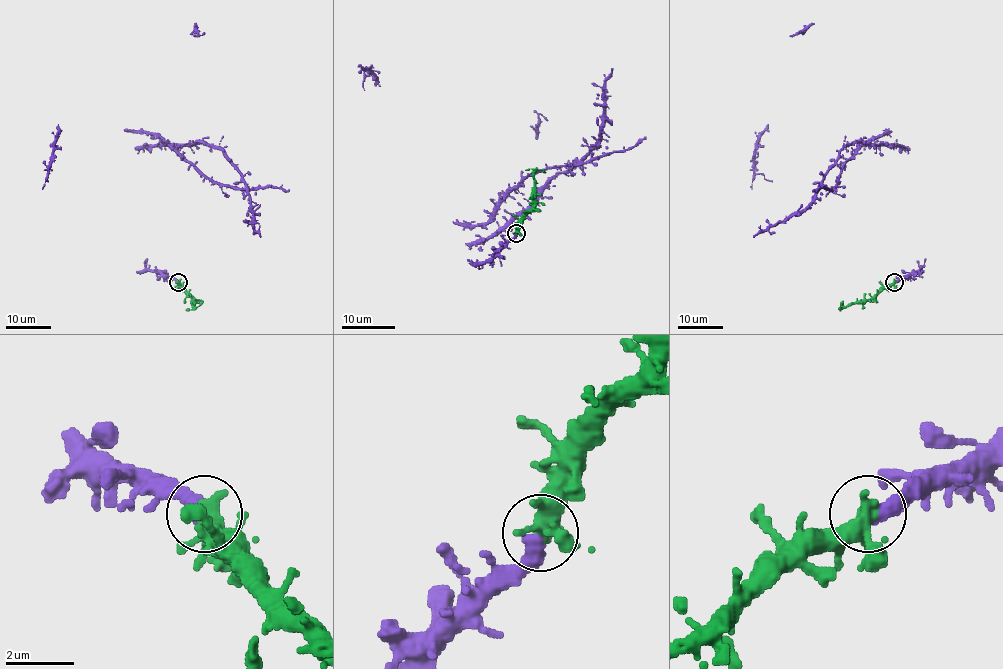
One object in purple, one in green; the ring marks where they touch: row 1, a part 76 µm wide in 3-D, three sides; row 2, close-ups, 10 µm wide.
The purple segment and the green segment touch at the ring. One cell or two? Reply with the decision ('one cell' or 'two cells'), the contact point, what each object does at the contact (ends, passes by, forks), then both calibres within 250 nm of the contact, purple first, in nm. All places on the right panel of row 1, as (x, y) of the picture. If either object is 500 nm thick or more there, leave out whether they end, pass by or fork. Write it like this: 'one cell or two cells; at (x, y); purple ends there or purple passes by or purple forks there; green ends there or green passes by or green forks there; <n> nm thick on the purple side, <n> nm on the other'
one cell; at (894, 282); purple ends there; green forks there; 440 nm thick on the purple side, 340 nm on the other

